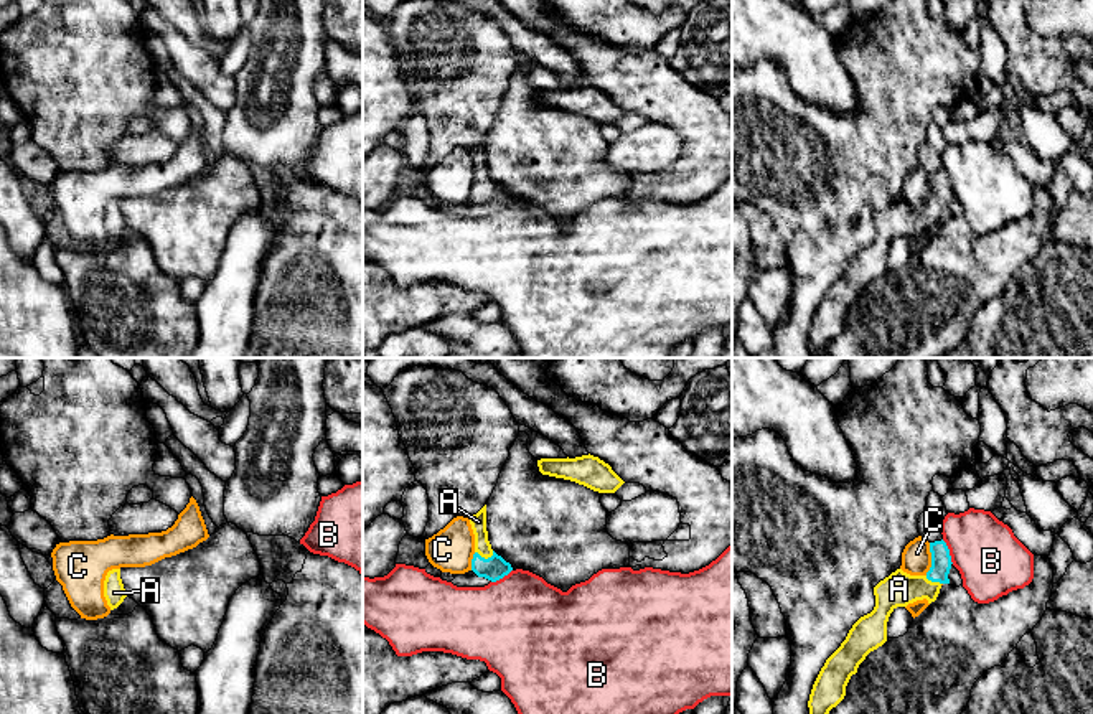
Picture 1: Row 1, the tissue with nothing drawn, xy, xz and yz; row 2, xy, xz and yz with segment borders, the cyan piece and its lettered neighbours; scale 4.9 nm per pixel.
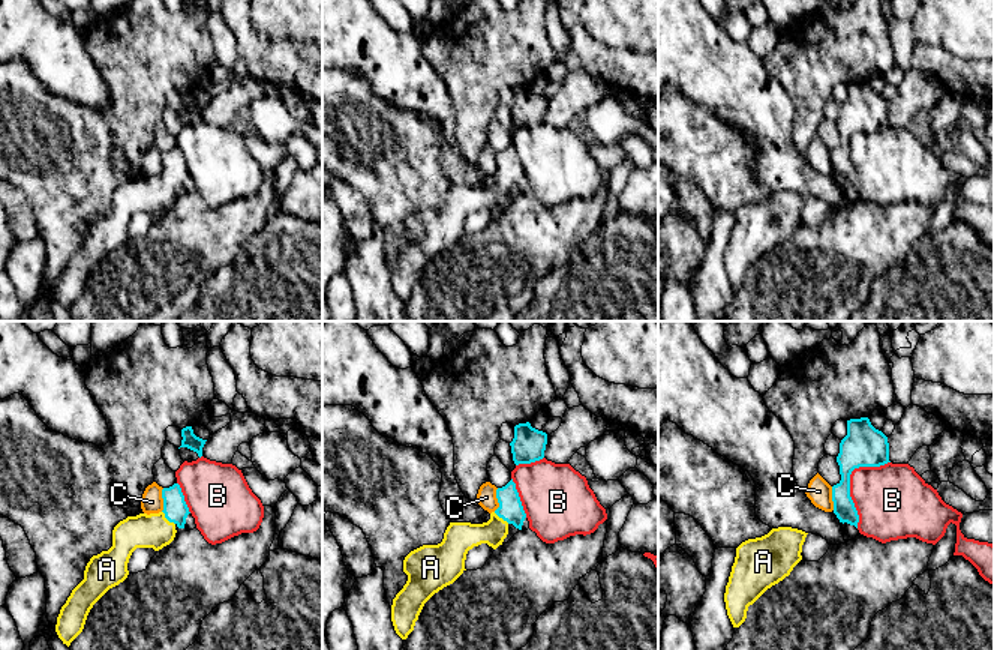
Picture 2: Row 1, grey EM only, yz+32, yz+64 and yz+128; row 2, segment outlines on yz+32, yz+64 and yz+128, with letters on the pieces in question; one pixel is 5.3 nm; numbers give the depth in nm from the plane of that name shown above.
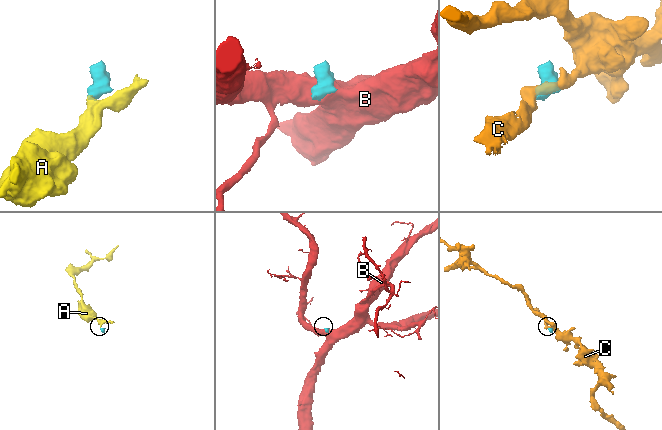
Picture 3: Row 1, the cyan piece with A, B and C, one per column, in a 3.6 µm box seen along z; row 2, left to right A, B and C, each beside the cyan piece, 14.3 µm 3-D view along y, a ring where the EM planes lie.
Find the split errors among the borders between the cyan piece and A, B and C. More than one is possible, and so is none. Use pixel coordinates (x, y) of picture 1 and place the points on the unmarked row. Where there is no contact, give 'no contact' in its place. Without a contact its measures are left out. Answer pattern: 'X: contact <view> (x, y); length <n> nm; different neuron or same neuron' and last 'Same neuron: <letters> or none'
A: contact xz (483, 188); length 100 nm; same neuron
B: contact yz (948, 182); length 130 nm; different neuron
C: contact yz (932, 190); length 160 nm; different neuron
Same neuron: A

